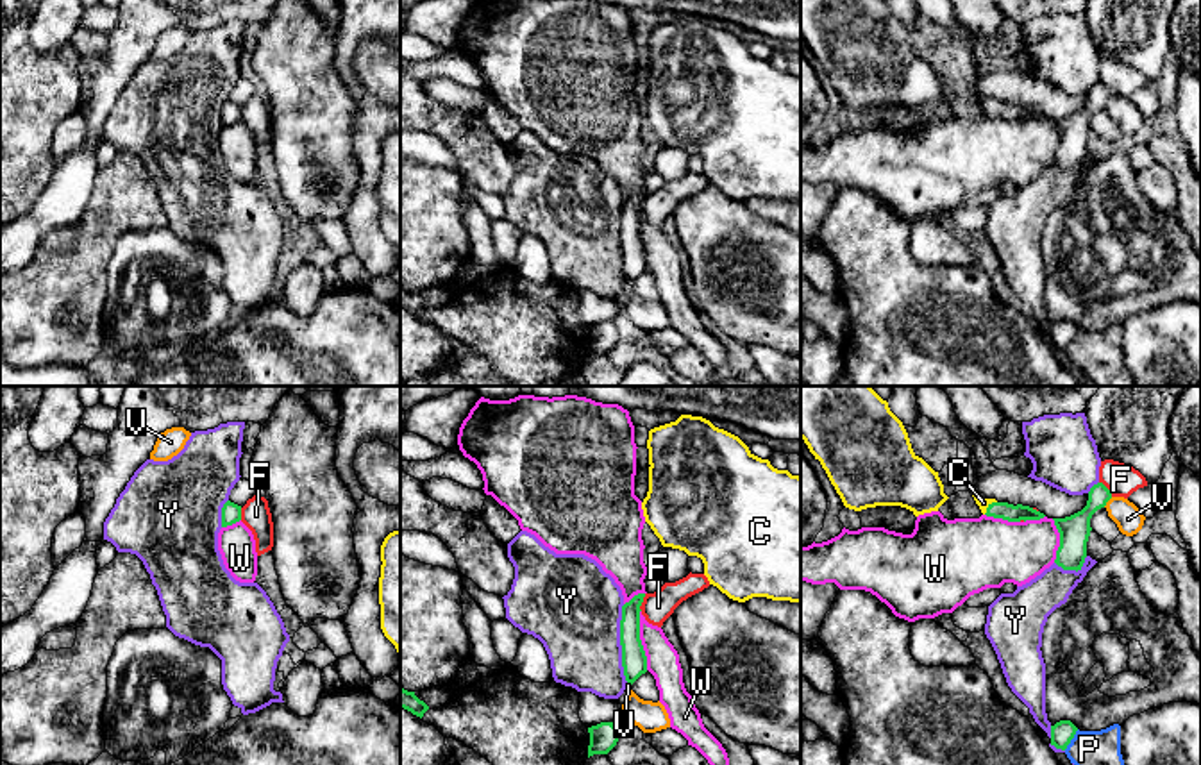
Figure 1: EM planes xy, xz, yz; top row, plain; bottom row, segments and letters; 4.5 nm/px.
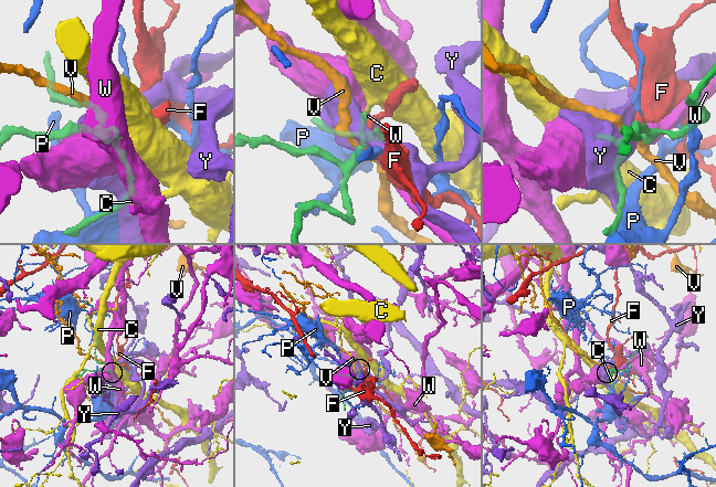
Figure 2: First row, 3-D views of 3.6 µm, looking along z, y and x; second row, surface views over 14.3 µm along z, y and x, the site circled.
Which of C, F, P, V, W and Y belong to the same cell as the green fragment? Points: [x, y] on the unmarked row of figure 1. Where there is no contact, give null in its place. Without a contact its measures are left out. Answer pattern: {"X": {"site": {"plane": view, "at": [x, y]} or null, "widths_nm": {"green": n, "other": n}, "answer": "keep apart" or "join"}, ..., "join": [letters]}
{"C": {"site": {"plane": "yz", "at": [989, 106]}, "widths_nm": {"green": 80, "other": 50}, "answer": "join"}, "F": {"site": {"plane": "xz", "at": [642, 201]}, "widths_nm": {"green": 110, "other": 140}, "answer": "keep apart"}, "P": {"site": {"plane": "yz", "at": [1071, 338]}, "widths_nm": {"green": 100, "other": 200}, "answer": "keep apart"}, "V": {"site": {"plane": "yz", "at": [1107, 100]}, "widths_nm": {"green": 140, "other": 120}, "answer": "keep apart"}, "W": {"site": {"plane": "xz", "at": [640, 240]}, "widths_nm": {"green": 110, "other": 140}, "answer": "keep apart"}, "Y": {"site": {"plane": "xz", "at": [621, 243]}, "widths_nm": {"green": 110, "other": 400}, "answer": "keep apart"}, "join": ["C"]}

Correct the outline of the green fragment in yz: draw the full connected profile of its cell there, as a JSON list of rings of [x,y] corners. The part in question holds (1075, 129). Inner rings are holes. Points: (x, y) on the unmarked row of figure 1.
[[[1097,82],[1090,88],[1087,105],[1081,111],[1065,118],[1053,118],[1060,132],[1060,147],[1054,159],[1058,166],[1063,170],[1081,170],[1092,130],[1090,118],[1097,109],[1104,107],[1110,98],[1110,89],[1103,82]]]

